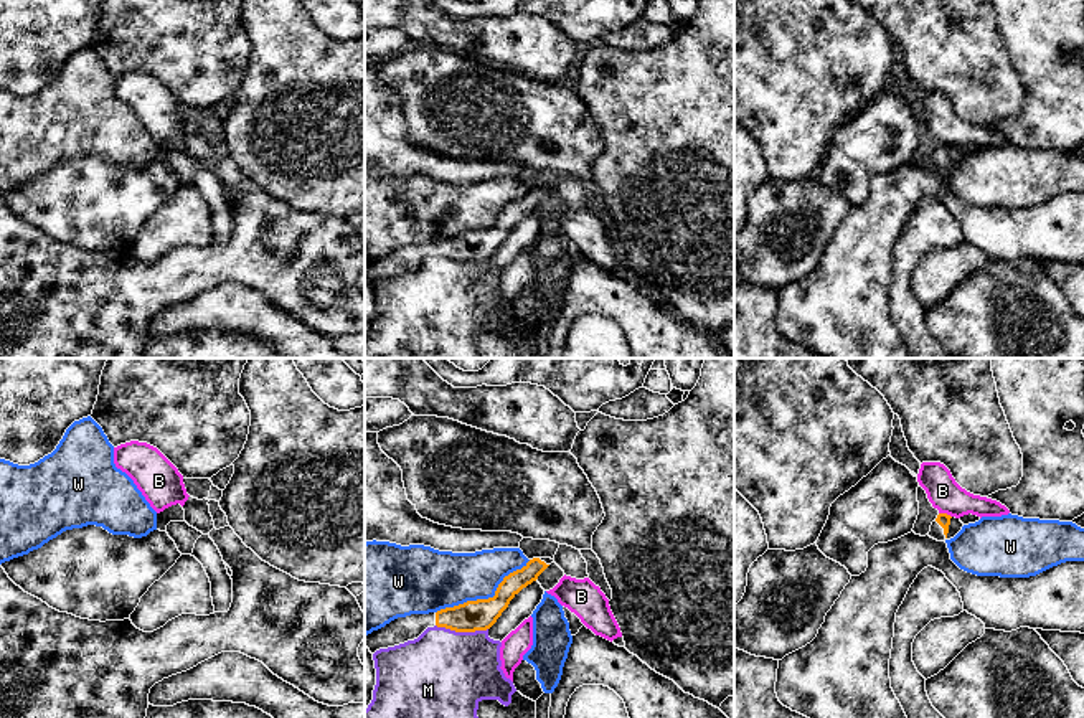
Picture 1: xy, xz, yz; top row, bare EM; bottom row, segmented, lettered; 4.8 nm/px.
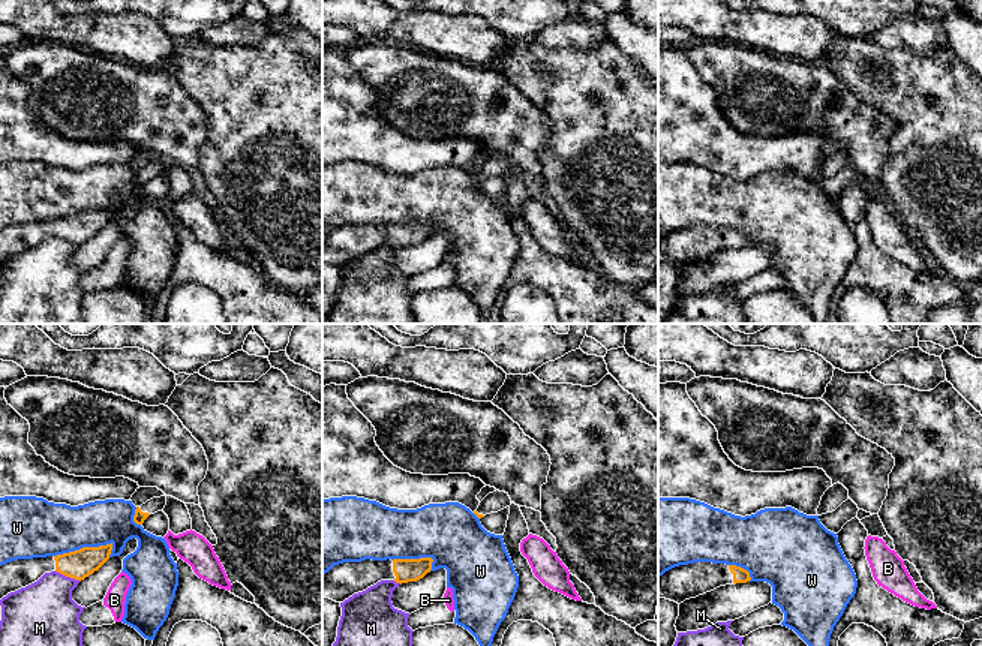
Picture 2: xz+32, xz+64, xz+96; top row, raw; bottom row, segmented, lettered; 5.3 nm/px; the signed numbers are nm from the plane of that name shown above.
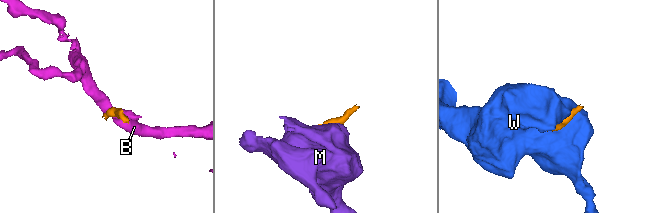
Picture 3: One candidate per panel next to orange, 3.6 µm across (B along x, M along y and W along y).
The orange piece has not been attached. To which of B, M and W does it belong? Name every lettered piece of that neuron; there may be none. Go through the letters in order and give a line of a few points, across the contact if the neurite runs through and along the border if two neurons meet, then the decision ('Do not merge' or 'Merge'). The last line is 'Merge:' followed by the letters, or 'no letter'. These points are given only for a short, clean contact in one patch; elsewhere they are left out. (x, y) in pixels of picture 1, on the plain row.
B: Line: yz (939, 142), (946, 142), (951, 147). Do not merge
M: Line: xz (436, 255), (456, 261), (487, 259). Do not merge
W: Do not merge
Merge: no letter

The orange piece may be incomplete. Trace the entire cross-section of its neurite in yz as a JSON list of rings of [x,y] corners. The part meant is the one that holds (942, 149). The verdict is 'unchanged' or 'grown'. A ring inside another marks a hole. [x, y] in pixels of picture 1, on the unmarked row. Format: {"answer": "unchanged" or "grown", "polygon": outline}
{"answer": "grown", "polygon": [[[939,144],[937,149],[931,155],[929,167],[937,172],[945,172],[947,163],[949,163],[950,149],[952,147],[947,144]]]}

